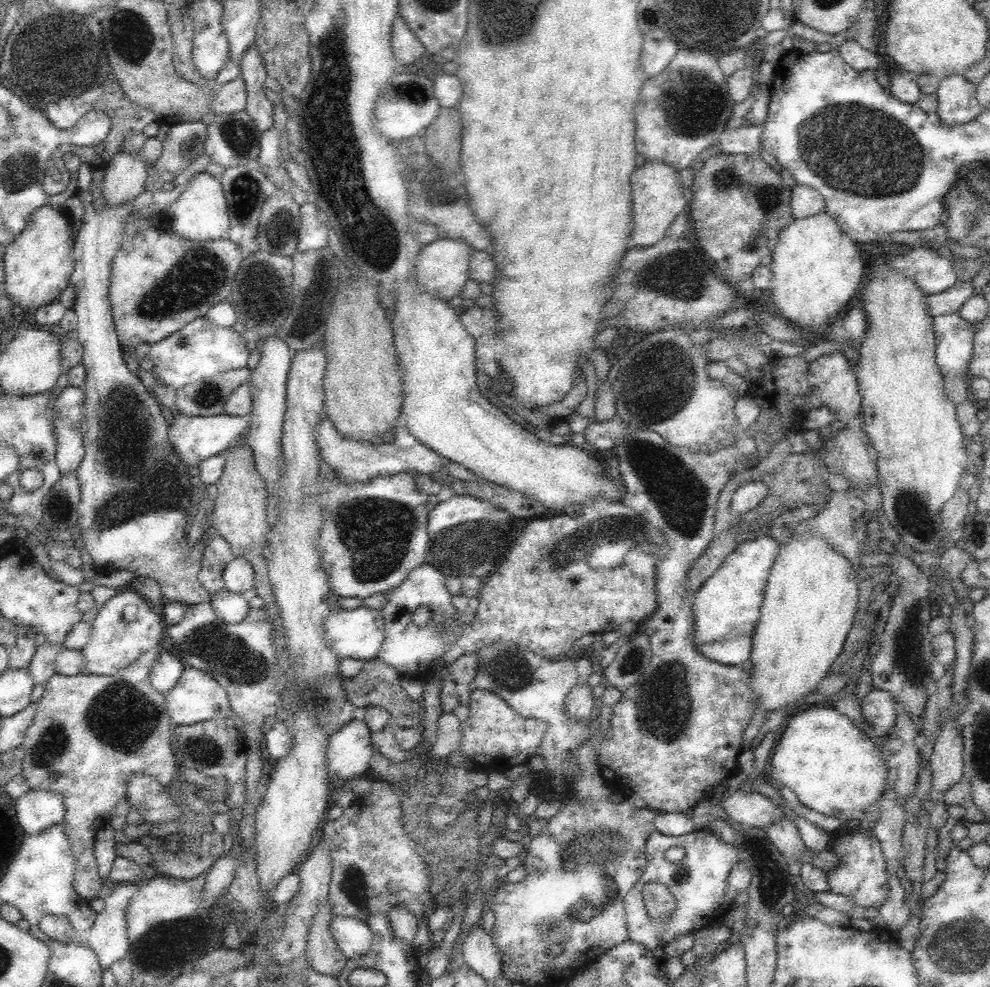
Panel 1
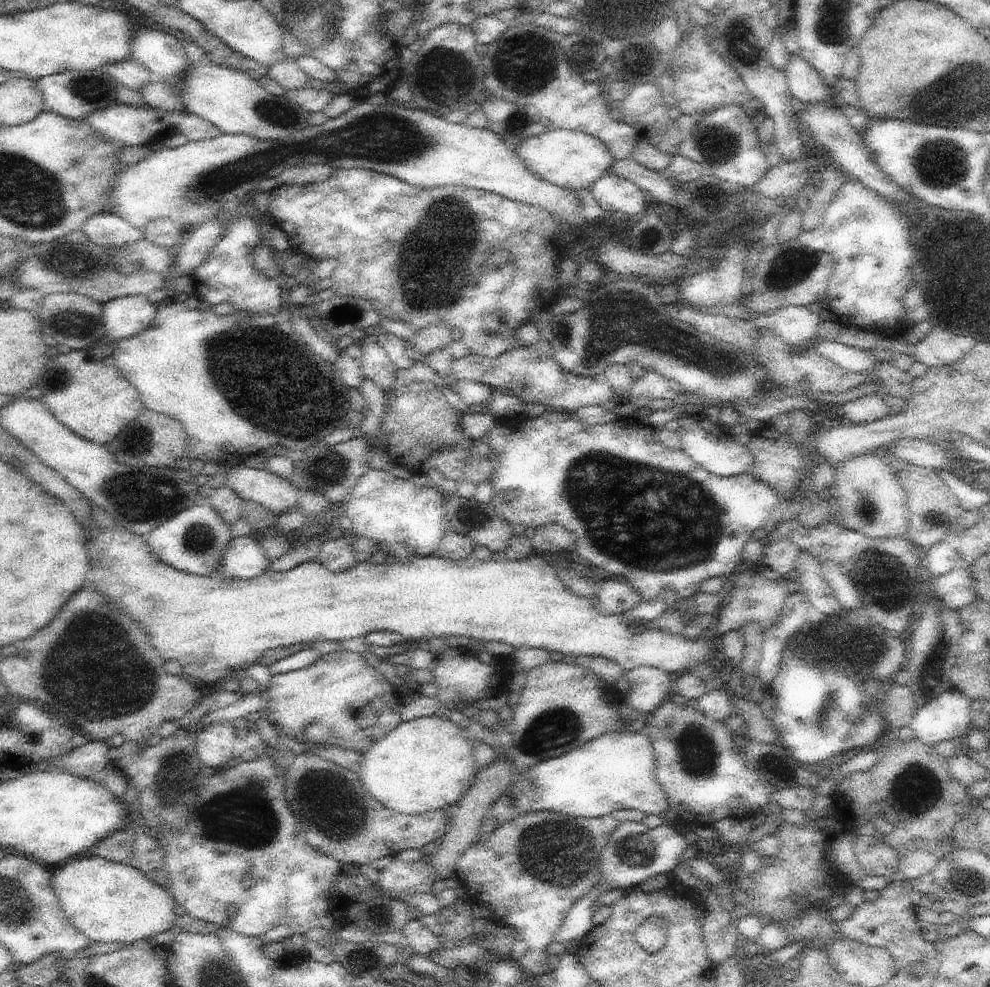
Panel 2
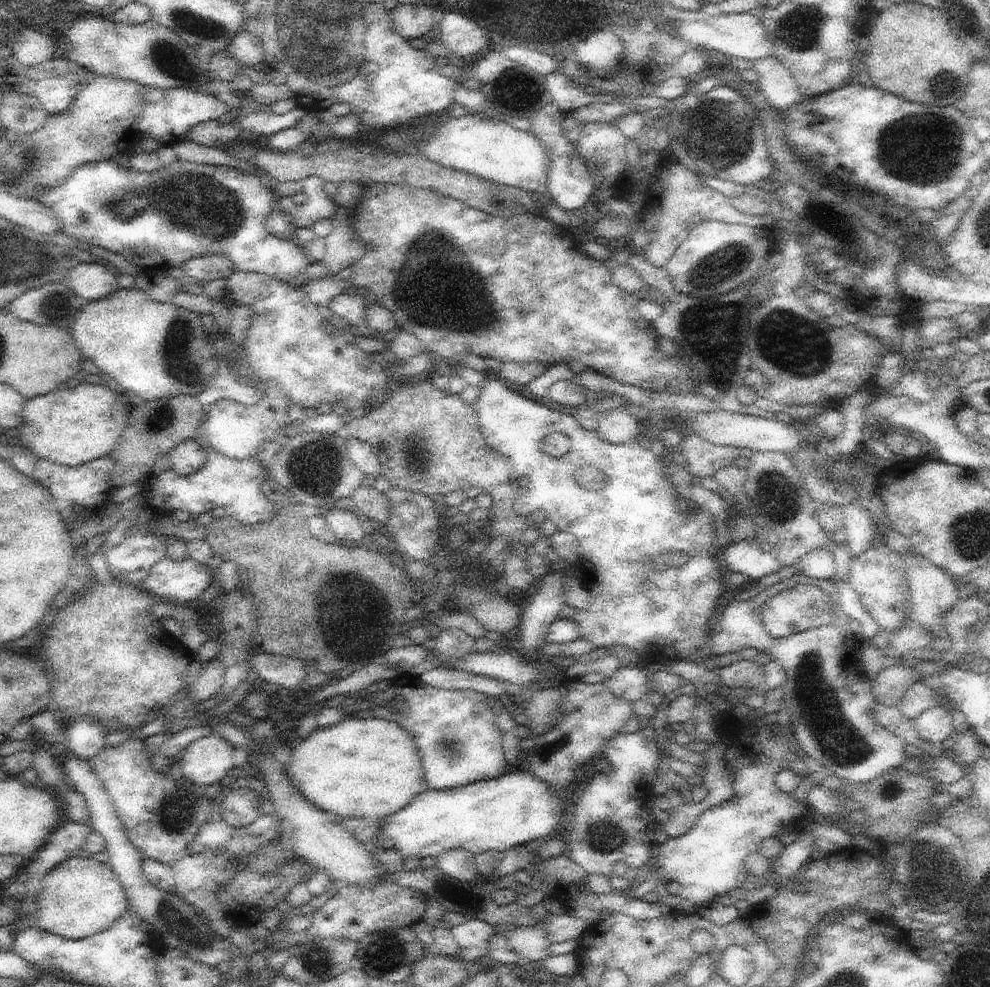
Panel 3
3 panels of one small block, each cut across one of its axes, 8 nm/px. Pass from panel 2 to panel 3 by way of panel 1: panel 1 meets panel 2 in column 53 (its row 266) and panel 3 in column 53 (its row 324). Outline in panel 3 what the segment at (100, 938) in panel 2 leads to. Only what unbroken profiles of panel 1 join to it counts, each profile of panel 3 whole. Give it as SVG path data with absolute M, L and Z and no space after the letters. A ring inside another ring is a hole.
M71 856L46 875L37 894L37 924L42 930L67 939L102 932L130 908L125 888L110 863Z

